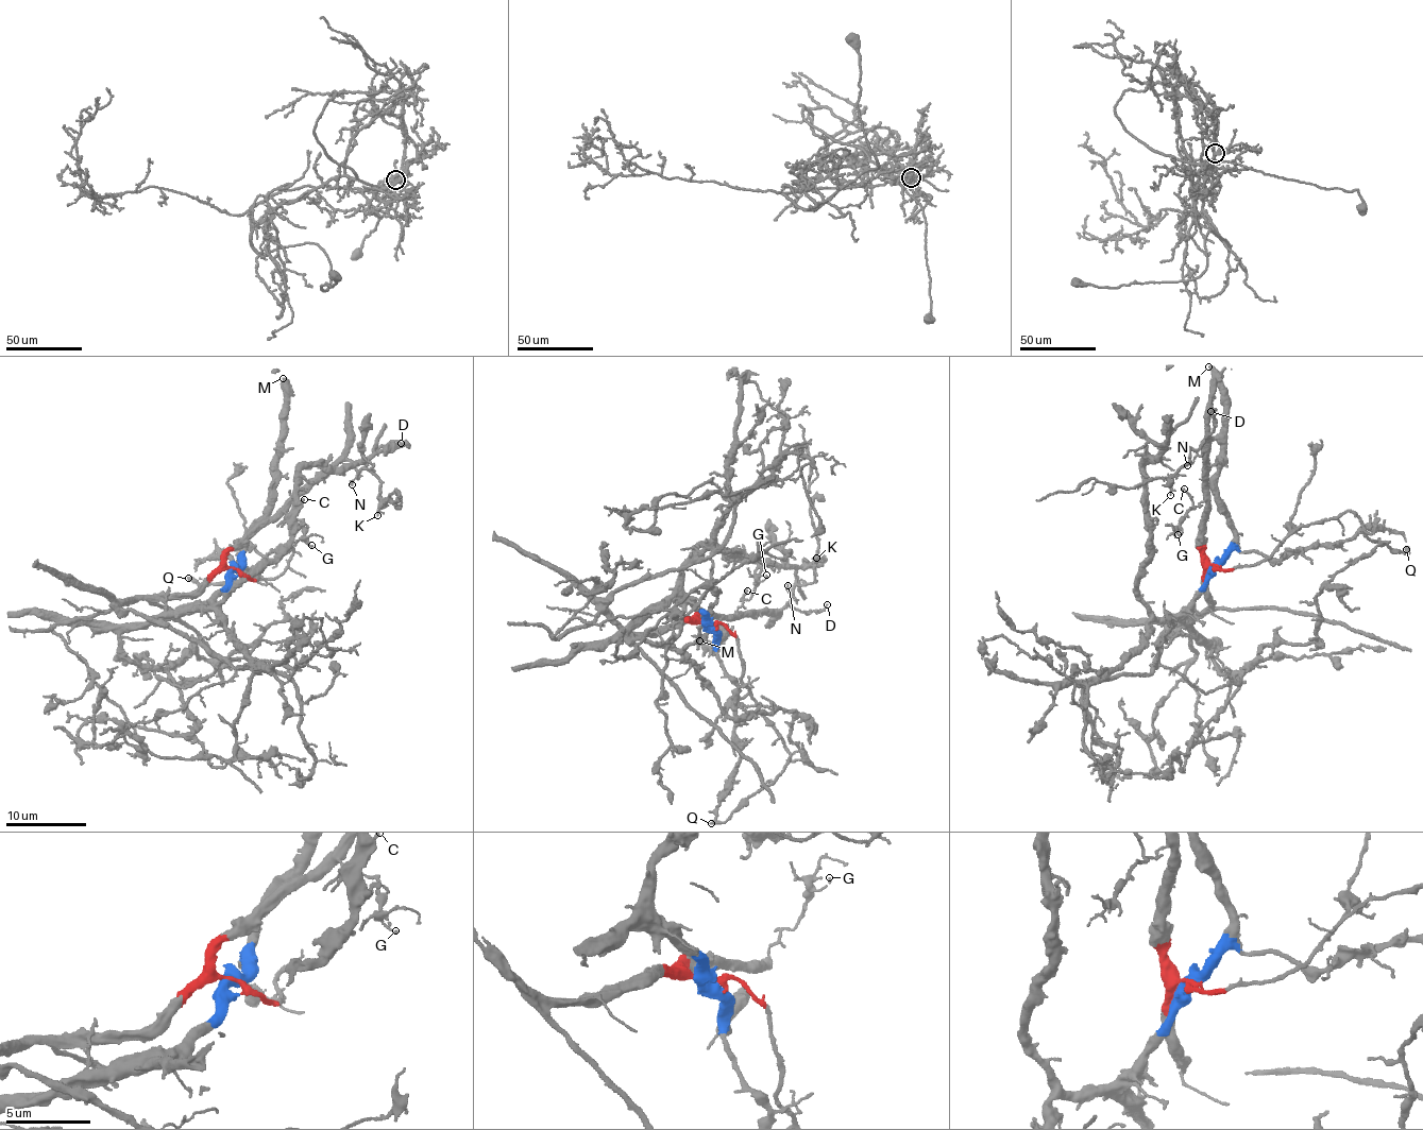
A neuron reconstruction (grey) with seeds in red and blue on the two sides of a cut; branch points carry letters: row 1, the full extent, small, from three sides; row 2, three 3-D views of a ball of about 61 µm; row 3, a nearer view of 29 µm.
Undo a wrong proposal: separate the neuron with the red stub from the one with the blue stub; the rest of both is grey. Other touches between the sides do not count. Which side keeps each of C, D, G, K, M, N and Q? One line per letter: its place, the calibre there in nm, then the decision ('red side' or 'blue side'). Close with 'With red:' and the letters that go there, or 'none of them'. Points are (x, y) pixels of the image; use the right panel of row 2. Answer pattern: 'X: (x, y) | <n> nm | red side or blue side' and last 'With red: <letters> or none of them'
C: (1184, 489) | 160 nm | red side
D: (1210, 411) | 110 nm | red side
G: (1178, 534) | 90 nm | red side
K: (1170, 495) | 70 nm | red side
M: (1208, 366) | 400 nm | blue side
N: (1187, 465) | 130 nm | red side
Q: (1406, 549) | 320 nm | red side
With red: C, D, G, K, N, Q

